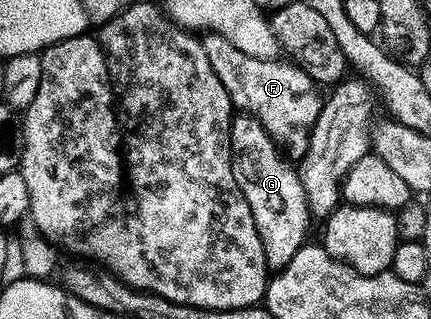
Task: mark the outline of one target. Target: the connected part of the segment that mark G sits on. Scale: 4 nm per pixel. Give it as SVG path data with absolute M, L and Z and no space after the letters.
M238 114L230 121L230 146L236 157L236 171L242 193L252 210L260 242L264 246L267 269L279 270L288 266L293 255L307 243L306 231L312 225L301 171L276 141L268 135L266 127L254 116Z

